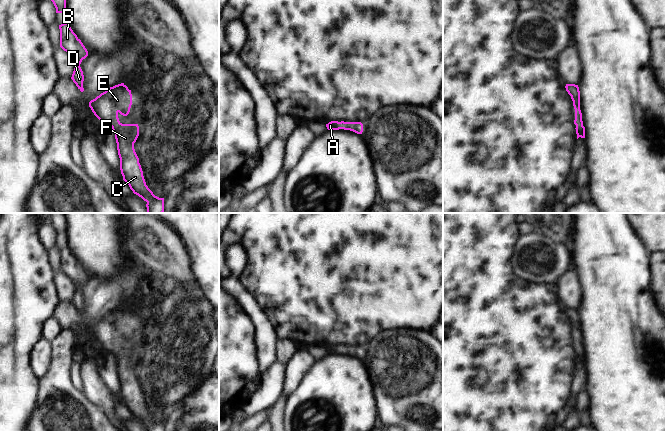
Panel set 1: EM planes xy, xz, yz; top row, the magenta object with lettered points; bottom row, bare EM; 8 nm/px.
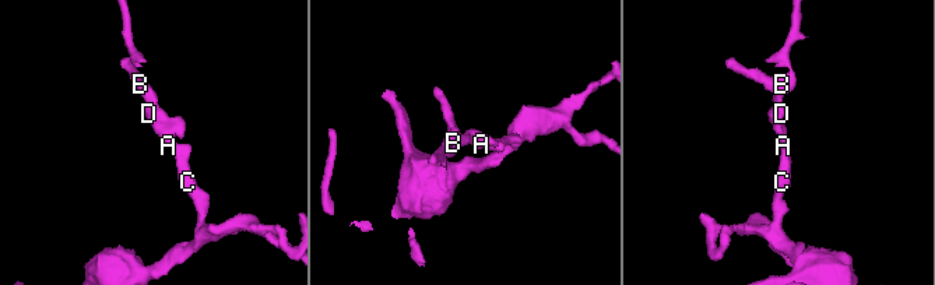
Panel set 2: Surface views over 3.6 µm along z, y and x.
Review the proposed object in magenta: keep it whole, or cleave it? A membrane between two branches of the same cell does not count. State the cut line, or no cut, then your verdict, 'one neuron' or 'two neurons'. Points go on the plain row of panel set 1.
no cut | one neuron

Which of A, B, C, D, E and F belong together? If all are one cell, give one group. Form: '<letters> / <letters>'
A B C D E F

